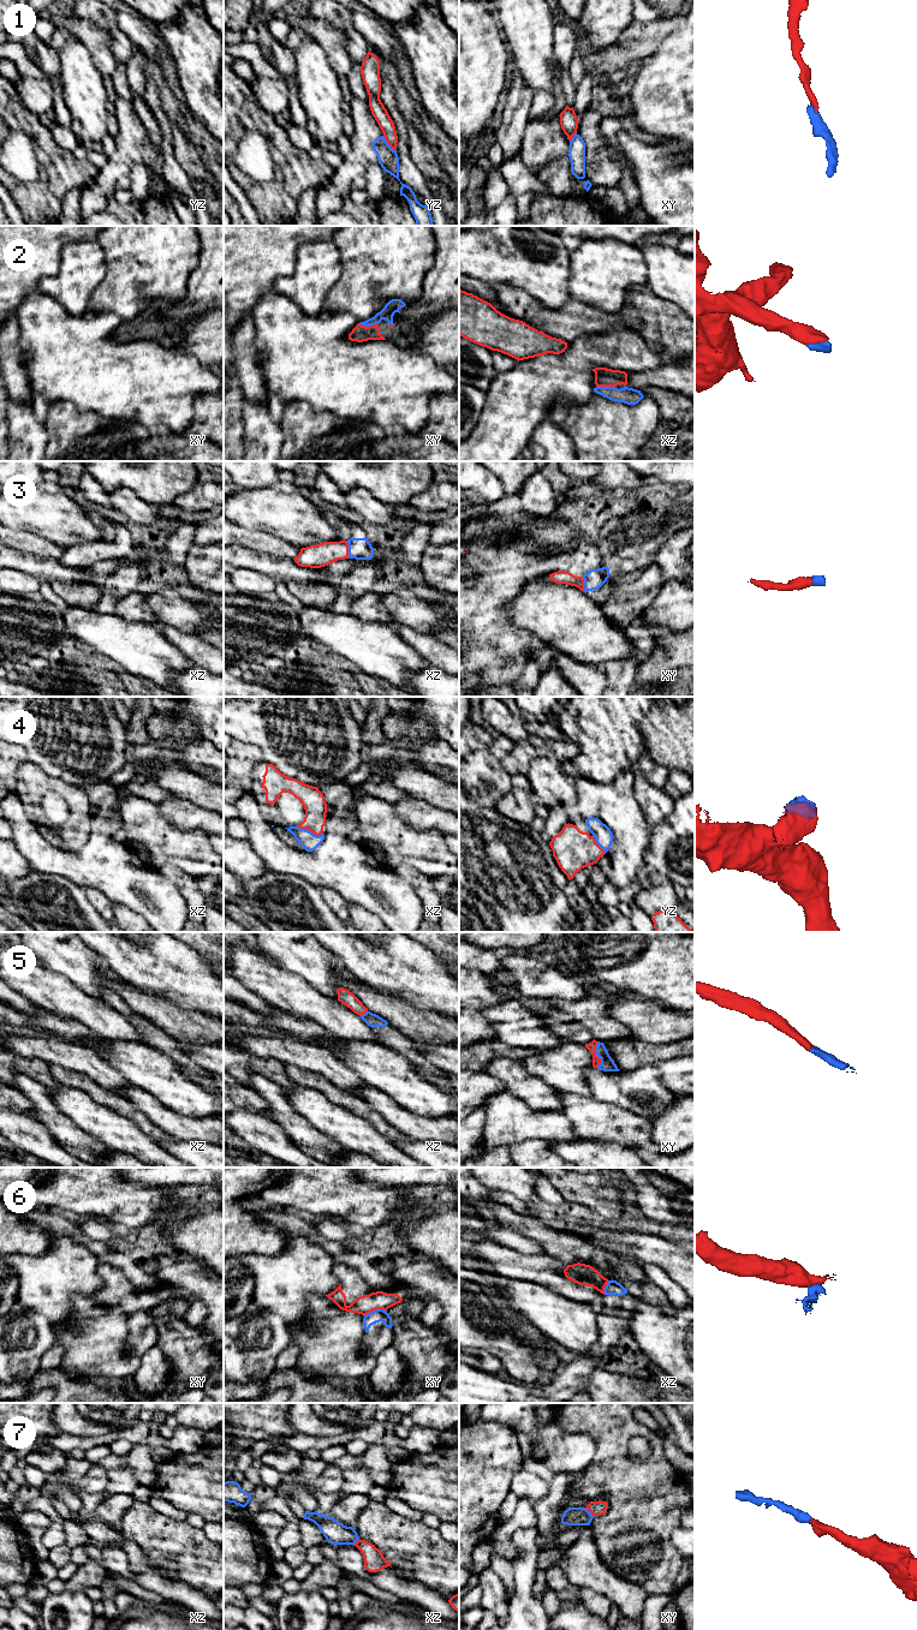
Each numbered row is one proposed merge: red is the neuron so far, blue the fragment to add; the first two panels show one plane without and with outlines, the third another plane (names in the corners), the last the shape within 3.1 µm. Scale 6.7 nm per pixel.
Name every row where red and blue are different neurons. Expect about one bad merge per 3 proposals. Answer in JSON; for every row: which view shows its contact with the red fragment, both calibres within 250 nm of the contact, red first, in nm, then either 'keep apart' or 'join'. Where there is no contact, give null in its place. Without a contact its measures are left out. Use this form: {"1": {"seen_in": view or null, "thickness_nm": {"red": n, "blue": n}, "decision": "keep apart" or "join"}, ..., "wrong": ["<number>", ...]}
{"1": {"seen_in": "yz", "thickness_nm": {"red": 100, "blue": 130}, "decision": "keep apart"}, "2": {"seen_in": "xy", "thickness_nm": {"red": 110, "blue": 90}, "decision": "join"}, "3": {"seen_in": "xz", "thickness_nm": {"red": 160, "blue": 140}, "decision": "join"}, "4": {"seen_in": "xz", "thickness_nm": {"red": 150, "blue": 110}, "decision": "join"}, "5": {"seen_in": "xy", "thickness_nm": {"red": 60, "blue": 100}, "decision": "join"}, "6": {"seen_in": "xy", "thickness_nm": {"red": 120, "blue": 90}, "decision": "keep apart"}, "7": {"seen_in": "xy", "thickness_nm": {"red": 100, "blue": 130}, "decision": "join"}, "wrong": ["1", "6"]}

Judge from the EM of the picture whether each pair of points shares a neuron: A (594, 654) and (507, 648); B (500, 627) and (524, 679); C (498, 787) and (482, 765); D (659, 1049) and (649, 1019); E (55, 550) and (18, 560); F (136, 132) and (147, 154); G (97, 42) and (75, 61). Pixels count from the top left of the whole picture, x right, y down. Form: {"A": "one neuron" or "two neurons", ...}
{"A": "two neurons", "B": "two neurons", "C": "one neuron", "D": "two neurons", "E": "two neurons", "F": "one neuron", "G": "two neurons"}

